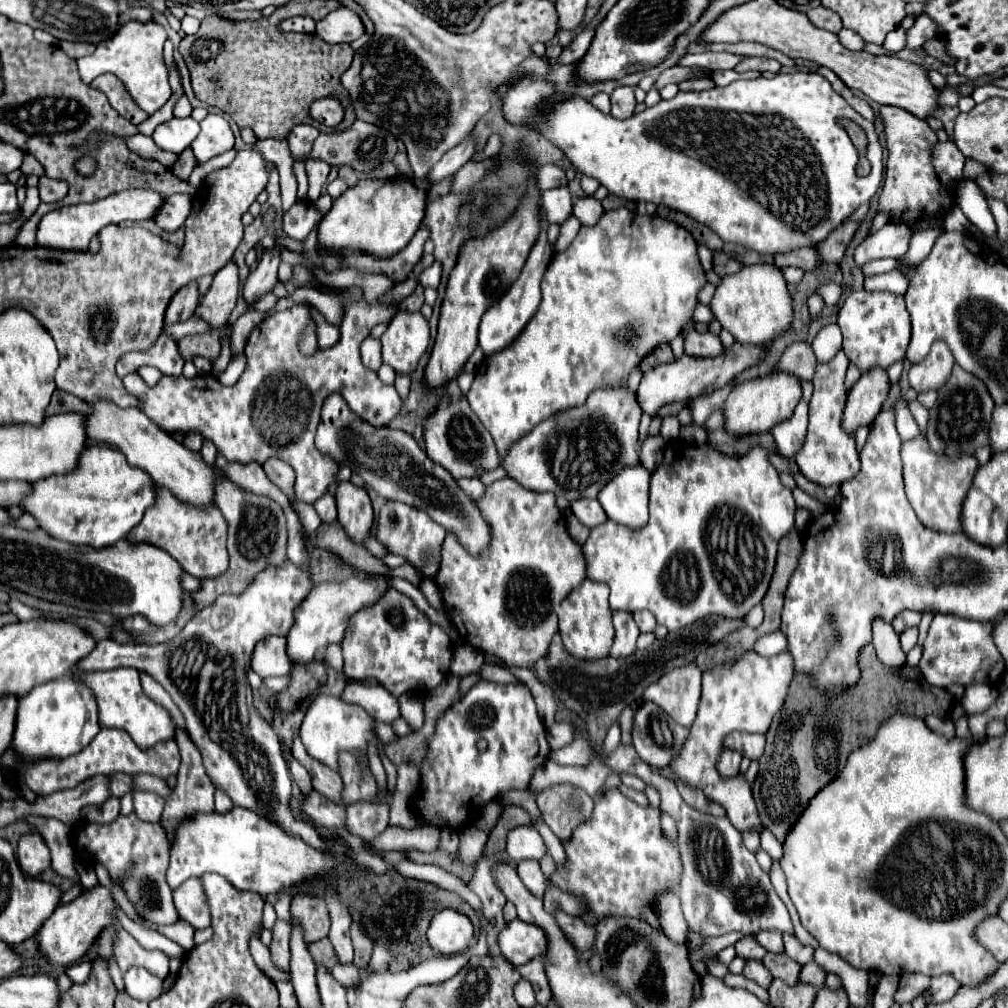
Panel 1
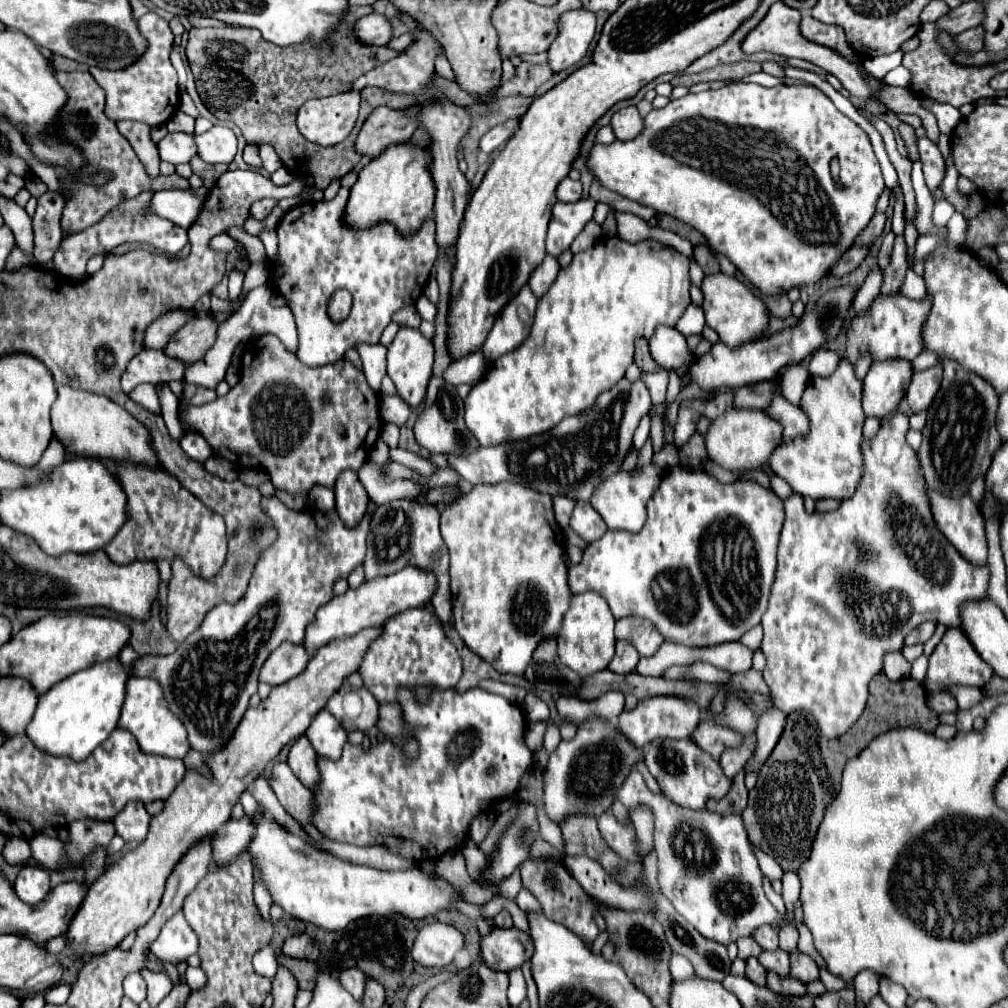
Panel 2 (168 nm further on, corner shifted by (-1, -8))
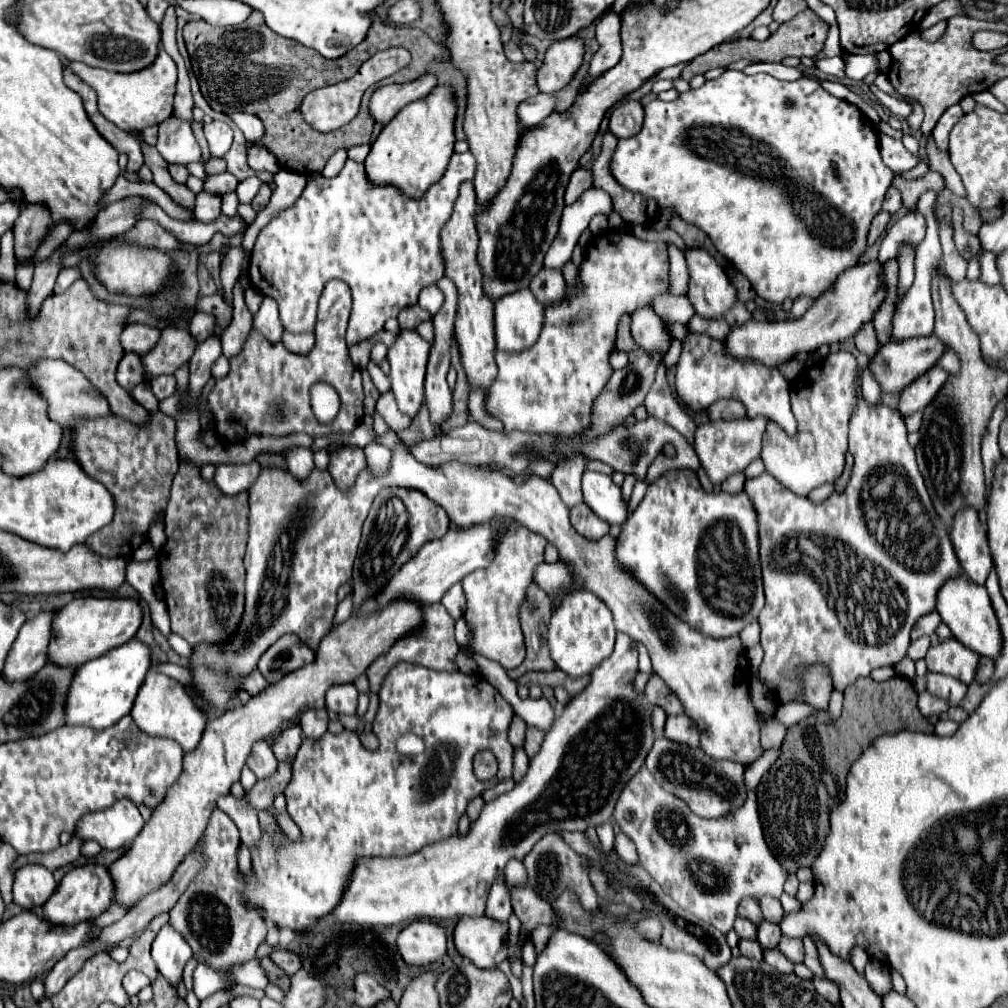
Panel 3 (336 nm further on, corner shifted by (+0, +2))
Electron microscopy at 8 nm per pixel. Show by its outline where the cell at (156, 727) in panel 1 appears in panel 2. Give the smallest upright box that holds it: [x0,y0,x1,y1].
[118,677,190,759]

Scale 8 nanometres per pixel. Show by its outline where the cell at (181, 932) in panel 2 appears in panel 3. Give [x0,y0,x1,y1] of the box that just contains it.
[151,923,191,987]

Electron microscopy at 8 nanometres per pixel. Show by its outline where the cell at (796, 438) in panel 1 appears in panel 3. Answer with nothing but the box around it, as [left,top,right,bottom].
[675,333,797,435]

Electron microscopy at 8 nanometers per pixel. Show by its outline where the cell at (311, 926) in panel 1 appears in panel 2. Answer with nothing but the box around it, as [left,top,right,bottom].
[282,935,318,961]

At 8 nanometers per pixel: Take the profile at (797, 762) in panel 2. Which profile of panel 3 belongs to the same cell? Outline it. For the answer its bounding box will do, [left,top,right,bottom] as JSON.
[755,675,933,873]

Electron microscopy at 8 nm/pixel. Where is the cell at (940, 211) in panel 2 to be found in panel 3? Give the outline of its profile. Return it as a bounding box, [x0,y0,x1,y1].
[878,211,927,263]

